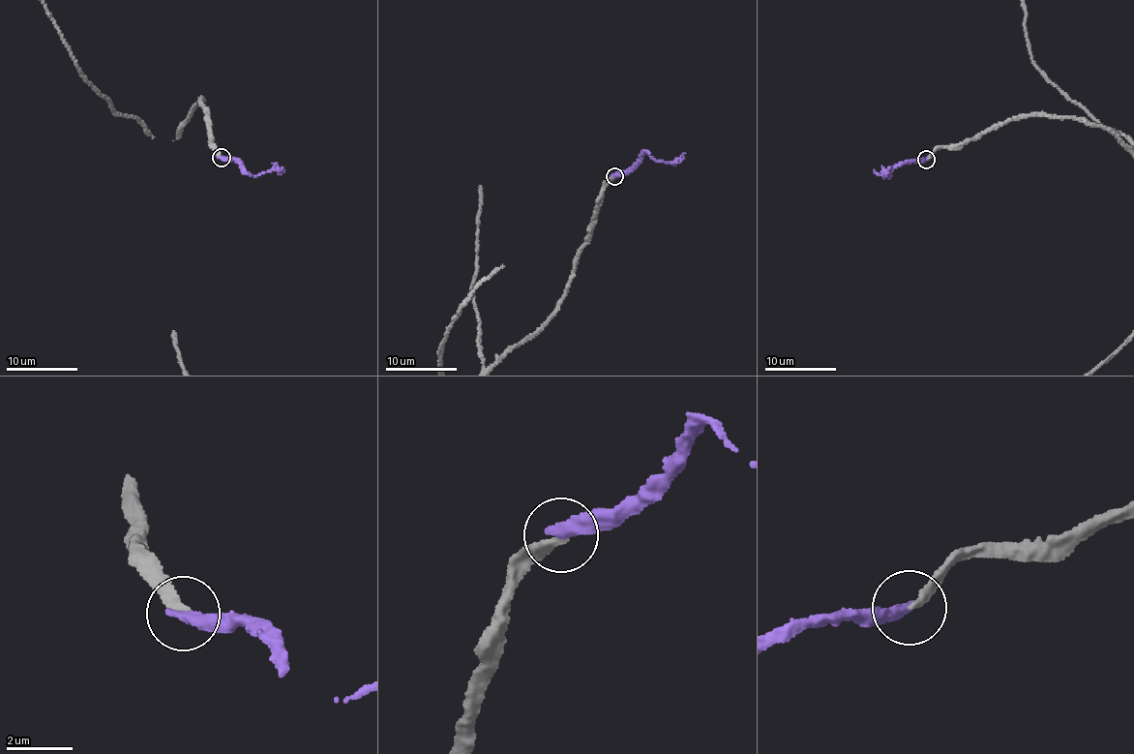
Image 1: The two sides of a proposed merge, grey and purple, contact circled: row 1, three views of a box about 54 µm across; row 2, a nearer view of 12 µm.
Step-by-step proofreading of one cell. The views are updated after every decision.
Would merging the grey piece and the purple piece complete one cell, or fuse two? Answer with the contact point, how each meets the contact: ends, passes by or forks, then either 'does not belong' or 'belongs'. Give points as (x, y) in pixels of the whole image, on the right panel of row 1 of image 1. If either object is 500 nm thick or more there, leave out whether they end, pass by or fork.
place (926, 159); grey ends; purple ends; belongs

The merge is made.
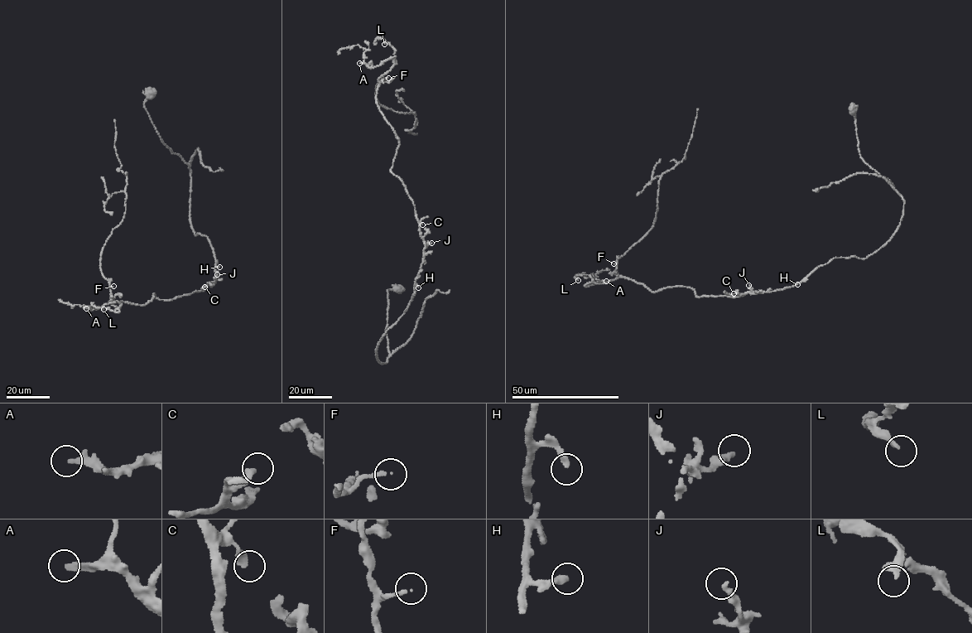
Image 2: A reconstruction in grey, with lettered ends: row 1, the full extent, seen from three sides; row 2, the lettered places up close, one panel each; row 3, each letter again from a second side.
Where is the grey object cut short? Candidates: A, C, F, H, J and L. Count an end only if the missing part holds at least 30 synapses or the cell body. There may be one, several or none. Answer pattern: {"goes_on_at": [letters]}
{"goes_on_at": ["A"]}

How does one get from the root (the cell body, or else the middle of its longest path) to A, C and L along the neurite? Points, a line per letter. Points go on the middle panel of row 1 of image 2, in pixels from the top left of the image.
A: (397, 289), (387, 290), (382, 364), (376, 347), (411, 299), (425, 244), (376, 98), (395, 56), (359, 63)
C: (397, 289), (387, 290), (389, 353), (382, 364), (376, 347), (414, 292), (425, 245), (419, 224), (422, 224)
L: (397, 289), (382, 364), (425, 245), (391, 171), (384, 44)

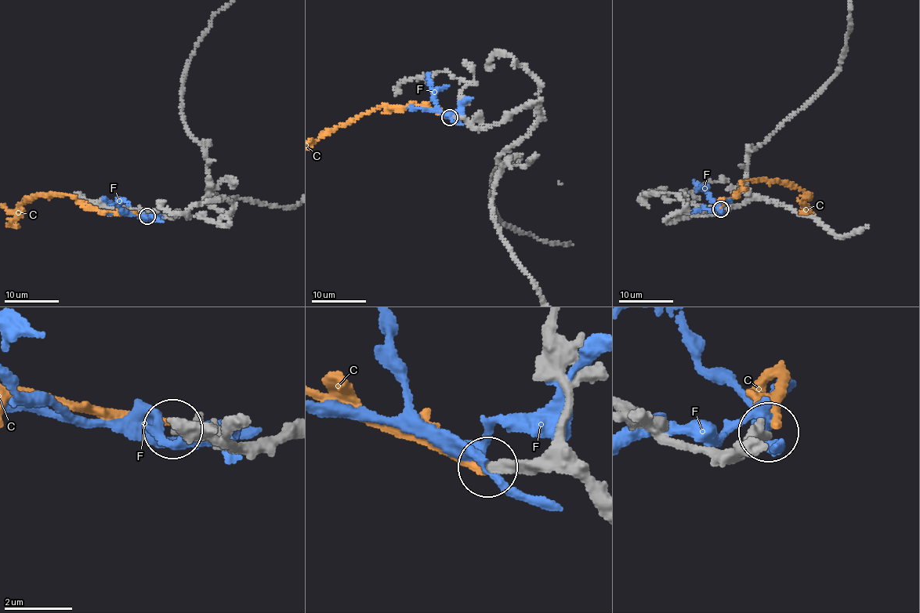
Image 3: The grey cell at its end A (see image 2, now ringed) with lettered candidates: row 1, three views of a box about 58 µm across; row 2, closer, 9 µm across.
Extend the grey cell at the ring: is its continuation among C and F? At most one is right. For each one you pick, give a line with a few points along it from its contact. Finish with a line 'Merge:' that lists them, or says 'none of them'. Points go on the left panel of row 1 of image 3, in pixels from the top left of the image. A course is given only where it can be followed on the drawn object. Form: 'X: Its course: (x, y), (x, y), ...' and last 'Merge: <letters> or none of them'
Merge: none of them

